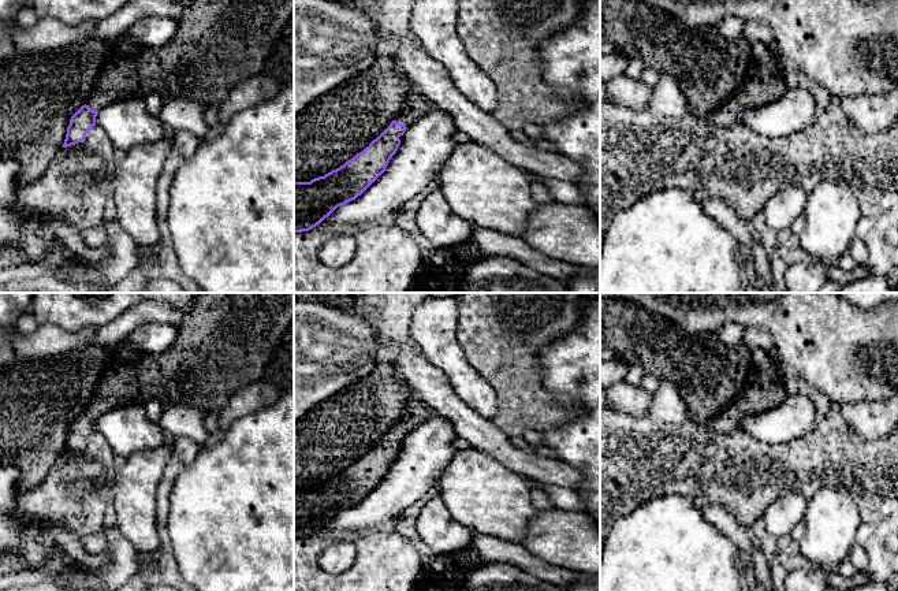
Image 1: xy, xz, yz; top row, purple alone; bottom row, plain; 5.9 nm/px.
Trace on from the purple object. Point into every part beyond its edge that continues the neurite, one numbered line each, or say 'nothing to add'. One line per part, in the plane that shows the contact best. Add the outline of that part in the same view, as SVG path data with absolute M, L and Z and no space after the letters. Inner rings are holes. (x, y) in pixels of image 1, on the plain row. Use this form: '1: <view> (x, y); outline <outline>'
1: xy (226, 341); outline M198 293L178 324L175 342L160 354L137 352L128 342L120 345L107 363L86 412L100 417L131 404L159 399L163 408L186 405L220 412L230 398L250 383L264 380L279 393L294 386L294 293Z

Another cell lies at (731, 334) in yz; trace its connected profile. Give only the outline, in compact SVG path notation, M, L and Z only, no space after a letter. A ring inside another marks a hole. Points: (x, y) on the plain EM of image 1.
M727 321L723 327L716 332L718 338L730 349L735 349L744 345L744 331L738 323Z

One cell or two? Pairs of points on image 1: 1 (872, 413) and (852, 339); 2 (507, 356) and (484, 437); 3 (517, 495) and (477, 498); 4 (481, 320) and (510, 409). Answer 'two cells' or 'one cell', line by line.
1: two cells
2: two cells
3: one cell
4: one cell

